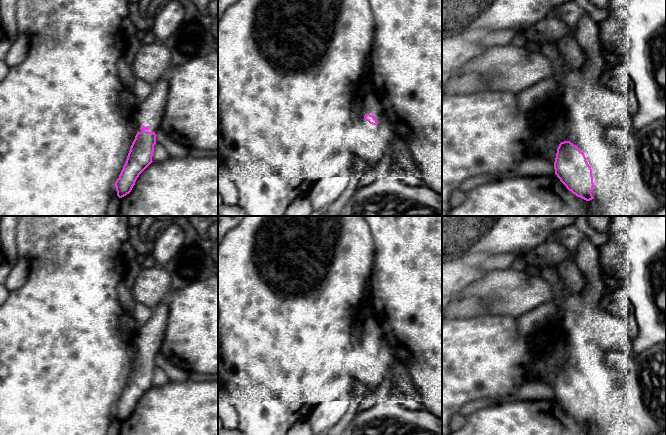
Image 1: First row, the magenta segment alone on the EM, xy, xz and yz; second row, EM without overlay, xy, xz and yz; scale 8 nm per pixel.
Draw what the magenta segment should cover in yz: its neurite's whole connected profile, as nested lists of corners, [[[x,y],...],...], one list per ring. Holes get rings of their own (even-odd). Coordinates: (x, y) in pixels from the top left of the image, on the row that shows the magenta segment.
[[[570,141],[561,142],[557,148],[556,158],[554,162],[555,174],[566,188],[586,201],[594,199],[592,190],[594,187],[592,169],[586,161],[586,157],[579,148]]]

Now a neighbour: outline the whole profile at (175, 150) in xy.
[[[159,129],[155,134],[156,143],[163,146],[170,157],[183,158],[189,155],[189,148],[169,138],[162,129]]]

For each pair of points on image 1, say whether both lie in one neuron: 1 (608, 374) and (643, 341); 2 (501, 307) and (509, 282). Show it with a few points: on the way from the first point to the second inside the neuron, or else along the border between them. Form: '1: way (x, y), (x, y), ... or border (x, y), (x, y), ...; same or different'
1: border (631, 345), (631, 349), (636, 355); different
2: way (503, 301), (509, 294), (509, 288); same

